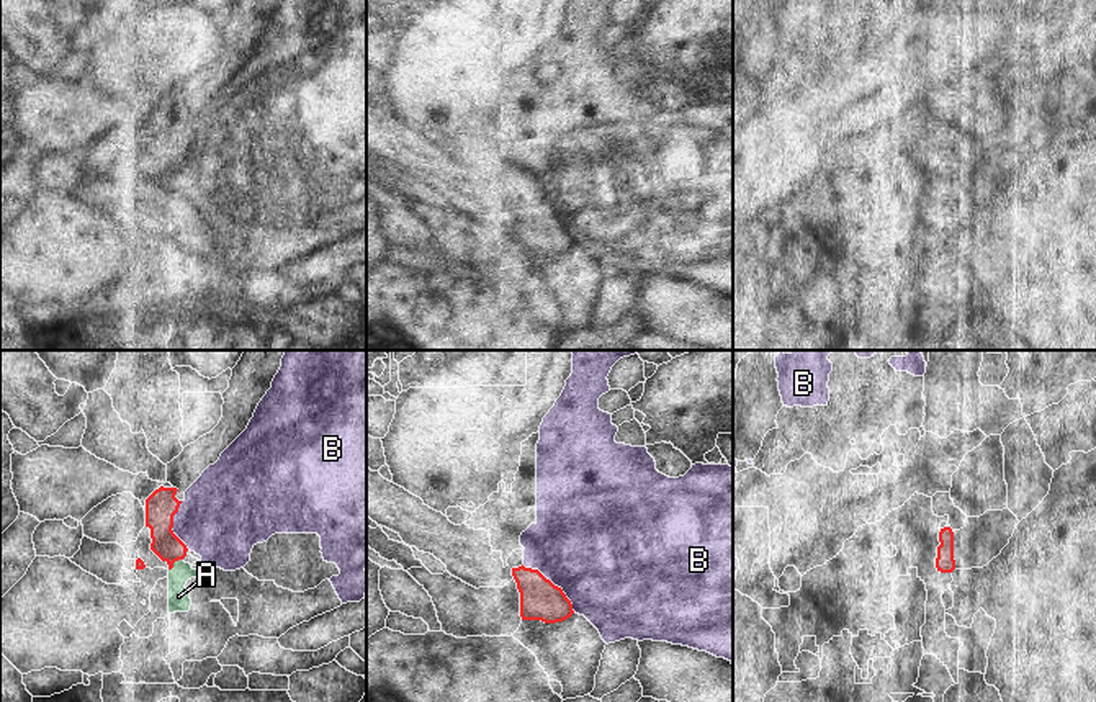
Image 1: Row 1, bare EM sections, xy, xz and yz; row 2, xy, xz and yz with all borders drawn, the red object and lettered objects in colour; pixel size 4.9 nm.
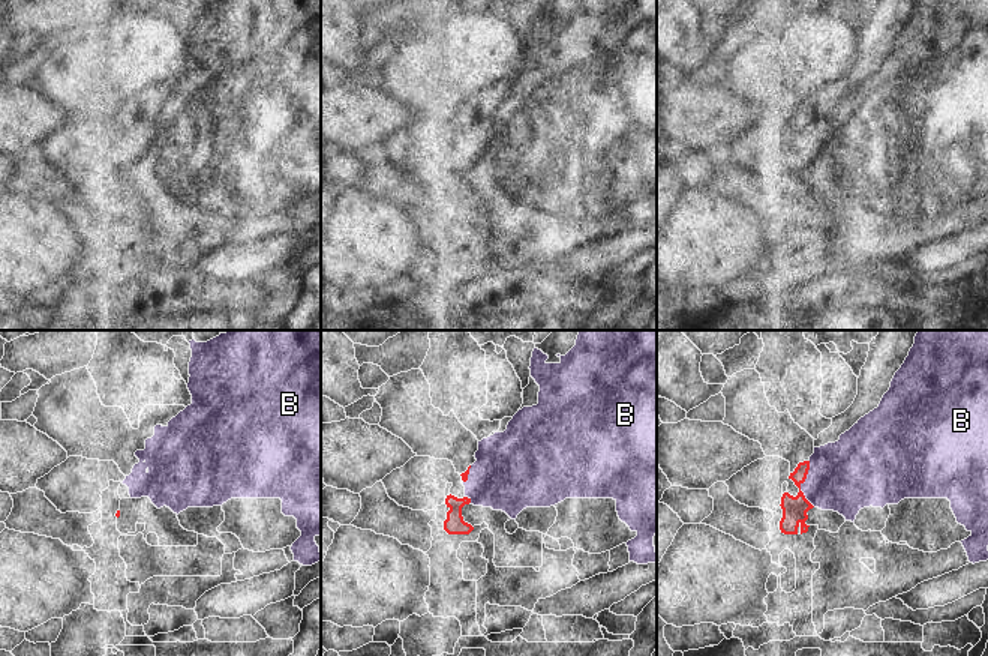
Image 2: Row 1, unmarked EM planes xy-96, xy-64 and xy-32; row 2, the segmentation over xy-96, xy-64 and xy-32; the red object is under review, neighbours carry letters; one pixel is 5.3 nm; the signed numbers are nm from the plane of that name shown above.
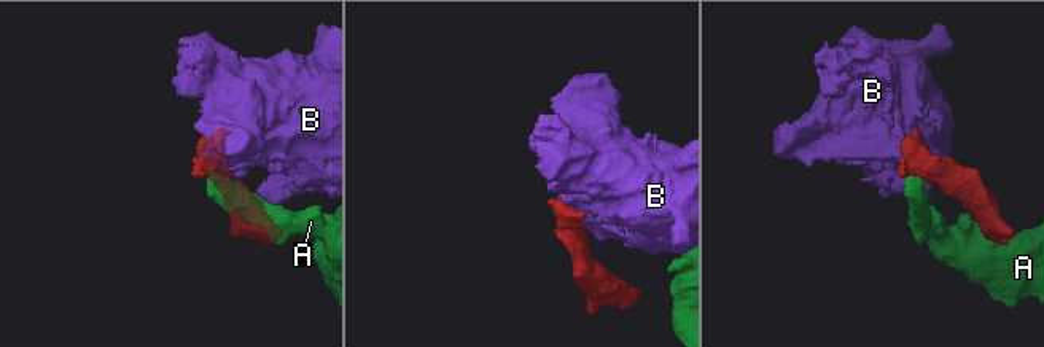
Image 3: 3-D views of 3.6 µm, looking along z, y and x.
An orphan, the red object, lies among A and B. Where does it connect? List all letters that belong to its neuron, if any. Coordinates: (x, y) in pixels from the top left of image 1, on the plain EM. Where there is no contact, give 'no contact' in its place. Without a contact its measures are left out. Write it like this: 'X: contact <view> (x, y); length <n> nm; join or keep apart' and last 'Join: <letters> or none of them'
A: contact xy (174, 195); length 90 nm; keep apart
B: contact xz (552, 216); length 340 nm; keep apart
Join: none of them

